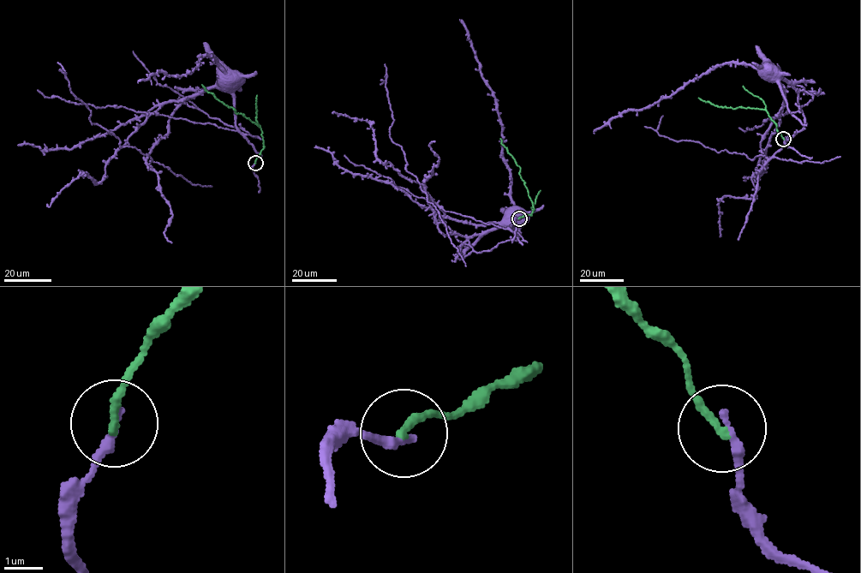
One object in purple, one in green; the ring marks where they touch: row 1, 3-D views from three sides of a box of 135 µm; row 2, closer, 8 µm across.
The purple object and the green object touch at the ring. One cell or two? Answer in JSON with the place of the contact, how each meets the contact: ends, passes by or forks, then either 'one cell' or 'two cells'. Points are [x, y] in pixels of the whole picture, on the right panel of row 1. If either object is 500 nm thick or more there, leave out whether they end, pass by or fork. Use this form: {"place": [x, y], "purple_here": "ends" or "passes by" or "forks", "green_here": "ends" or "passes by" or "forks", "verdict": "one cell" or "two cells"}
{"place": [783, 139], "purple_here": "ends", "green_here": "ends", "verdict": "one cell"}

